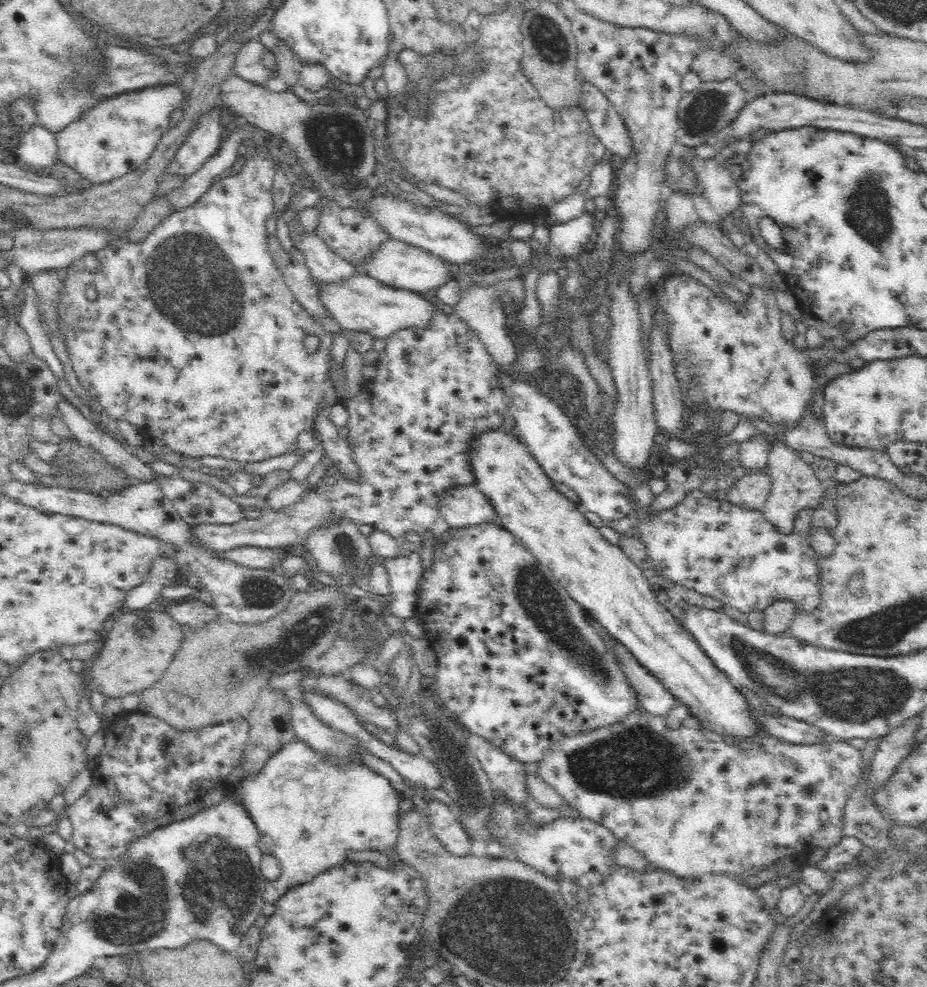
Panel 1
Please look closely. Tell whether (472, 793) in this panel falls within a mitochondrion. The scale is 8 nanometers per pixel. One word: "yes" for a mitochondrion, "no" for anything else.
yes

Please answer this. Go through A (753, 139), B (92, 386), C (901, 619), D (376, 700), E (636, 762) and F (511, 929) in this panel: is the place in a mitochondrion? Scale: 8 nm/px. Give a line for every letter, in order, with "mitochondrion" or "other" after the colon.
A: other
B: other
C: mitochondrion
D: other
E: mitochondrion
F: mitochondrion

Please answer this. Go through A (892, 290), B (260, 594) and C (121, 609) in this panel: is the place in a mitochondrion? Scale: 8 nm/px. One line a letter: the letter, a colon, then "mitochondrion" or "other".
A: other
B: mitochondrion
C: other

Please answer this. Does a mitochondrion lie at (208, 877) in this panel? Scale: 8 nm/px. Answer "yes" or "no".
yes

